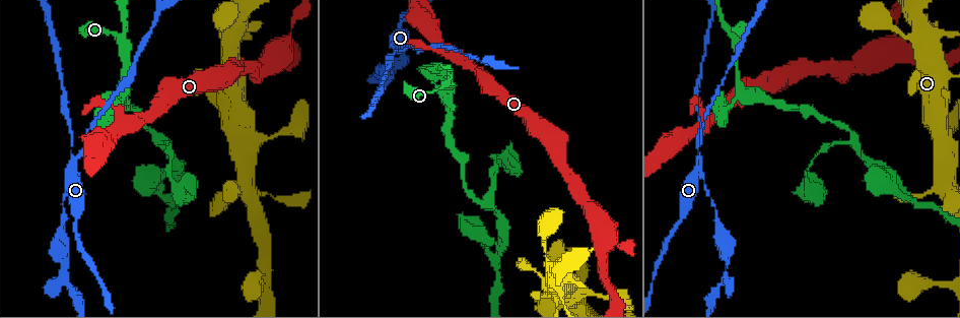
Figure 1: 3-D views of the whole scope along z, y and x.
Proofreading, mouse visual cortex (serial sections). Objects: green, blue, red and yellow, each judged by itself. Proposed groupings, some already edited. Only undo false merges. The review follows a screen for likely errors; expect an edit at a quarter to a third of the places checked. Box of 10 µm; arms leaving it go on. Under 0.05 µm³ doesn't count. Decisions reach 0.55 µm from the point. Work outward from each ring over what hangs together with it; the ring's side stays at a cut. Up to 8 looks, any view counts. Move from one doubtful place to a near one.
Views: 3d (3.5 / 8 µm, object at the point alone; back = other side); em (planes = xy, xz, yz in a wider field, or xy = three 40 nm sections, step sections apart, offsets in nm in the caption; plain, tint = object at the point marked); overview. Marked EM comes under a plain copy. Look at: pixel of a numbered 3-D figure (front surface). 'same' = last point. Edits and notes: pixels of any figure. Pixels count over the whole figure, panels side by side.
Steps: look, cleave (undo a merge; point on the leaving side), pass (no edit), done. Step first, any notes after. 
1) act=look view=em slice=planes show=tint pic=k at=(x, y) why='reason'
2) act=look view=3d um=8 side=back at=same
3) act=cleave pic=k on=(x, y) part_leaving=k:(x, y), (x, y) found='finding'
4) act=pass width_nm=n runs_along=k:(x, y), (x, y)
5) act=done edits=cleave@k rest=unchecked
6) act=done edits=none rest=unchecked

act=look view=em slice=xy step=3 show=tint pic=1 at=(395, 45) why='sharp bend'

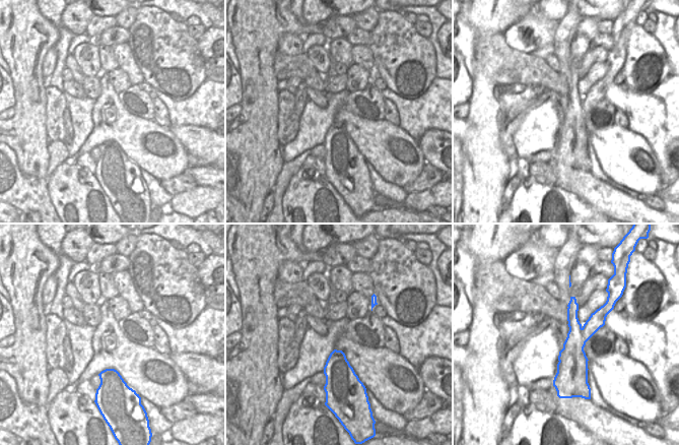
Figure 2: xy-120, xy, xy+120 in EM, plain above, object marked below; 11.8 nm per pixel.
act=look view=3d um=3.5 at=same

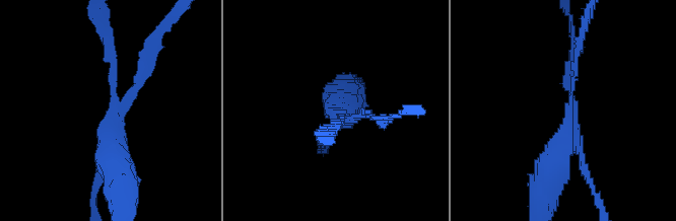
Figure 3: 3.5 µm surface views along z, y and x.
act=cleave pic=3 on=(142, 71) arm_widths_nm=150,350 border=2:(582, 328), (587, 377) found='a second cell is stuck on'

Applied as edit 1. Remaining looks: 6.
act=look view=overview why='redraw'

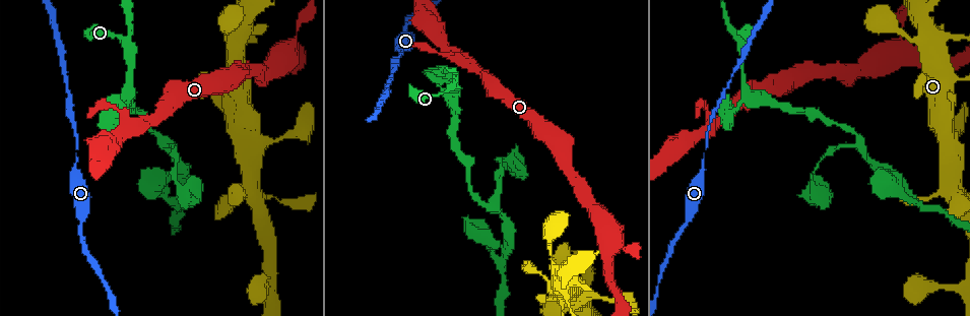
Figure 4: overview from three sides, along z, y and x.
act=look view=em slice=xy step=5 show=tint pic=4 at=(907, 58) why='calibre changes'

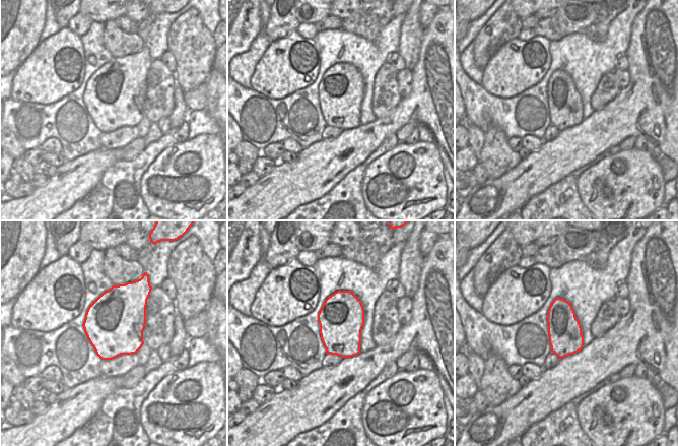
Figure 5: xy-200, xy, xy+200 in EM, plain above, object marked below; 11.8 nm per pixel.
act=look view=3d um=3.5 at=same

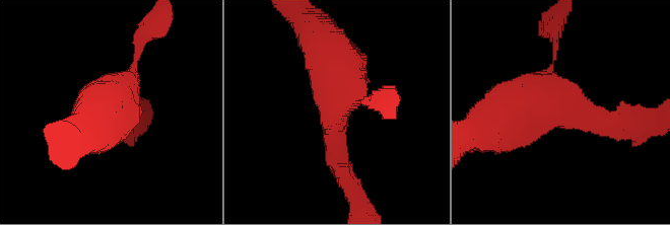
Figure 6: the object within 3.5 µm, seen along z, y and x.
act=pass width_nm=550 runs_along=6:(316, 34), (338, 69), (335, 149) found='one cell here'

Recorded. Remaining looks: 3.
act=look view=3d um=3.5 pic=4 at=(453, 85) why='three-way junction'

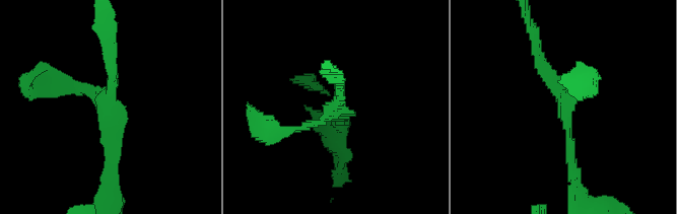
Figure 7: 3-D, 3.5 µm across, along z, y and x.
act=look view=em slice=xy step=1 show=tint pic=7 at=(560, 92) arms=3 arm_widths_nm=150,150,150

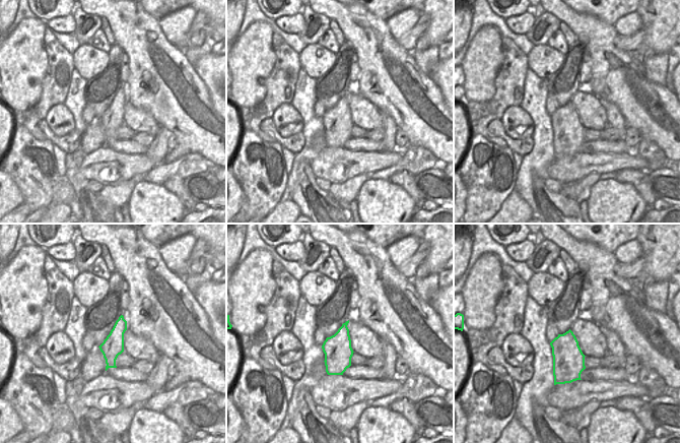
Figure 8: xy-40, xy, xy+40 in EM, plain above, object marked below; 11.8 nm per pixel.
act=pass width_nm=340 runs_along=7:(587, 84), (569, 103), (533, 31) found='all the same cell'

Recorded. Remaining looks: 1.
act=done edits=cleave@3 rest=unchecked

